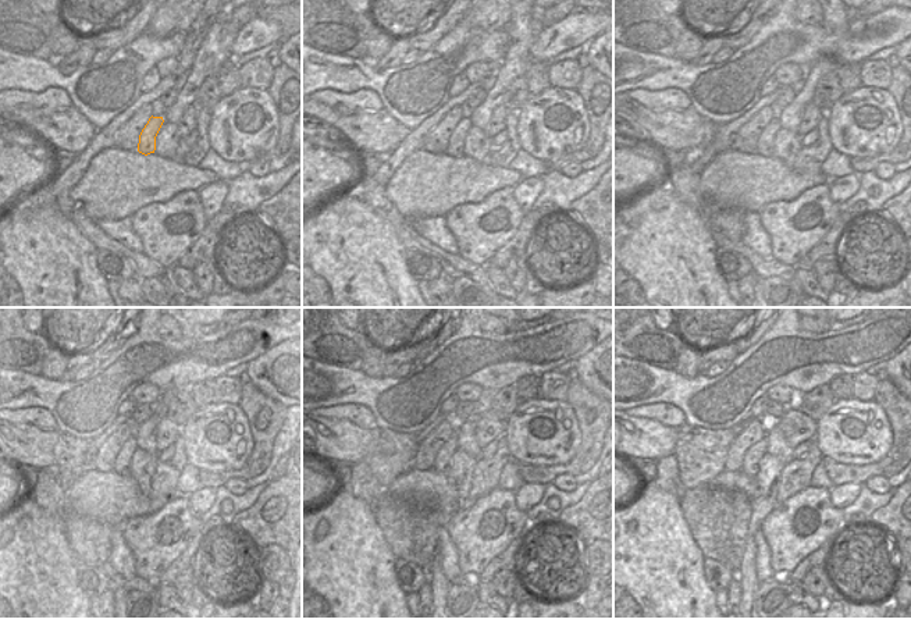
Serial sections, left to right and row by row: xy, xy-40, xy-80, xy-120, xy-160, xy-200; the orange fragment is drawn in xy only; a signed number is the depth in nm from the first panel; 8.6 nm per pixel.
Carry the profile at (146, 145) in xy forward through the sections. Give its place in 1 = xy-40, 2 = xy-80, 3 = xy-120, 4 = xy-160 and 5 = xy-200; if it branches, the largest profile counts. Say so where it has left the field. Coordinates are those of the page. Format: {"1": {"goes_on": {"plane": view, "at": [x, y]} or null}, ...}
{"1": {"goes_on": {"plane": "xy-40", "at": [456, 142]}}, "2": {"goes_on": {"plane": "xy-80", "at": [765, 143]}}, "3": {"goes_on": {"plane": "xy-120", "at": [136, 468]}}, "4": {"goes_on": {"plane": "xy-160", "at": [441, 463]}}, "5": {"goes_on": {"plane": "xy-200", "at": [751, 459]}}}

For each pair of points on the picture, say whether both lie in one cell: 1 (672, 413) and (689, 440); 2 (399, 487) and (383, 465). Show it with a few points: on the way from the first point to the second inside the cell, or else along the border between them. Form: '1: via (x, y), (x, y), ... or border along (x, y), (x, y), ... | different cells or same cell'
1: border along (686, 423), (678, 429) | different cells
2: border along (412, 468), (397, 476), (385, 487) | different cells

